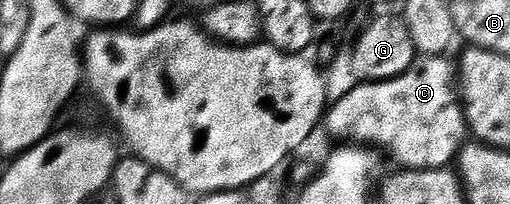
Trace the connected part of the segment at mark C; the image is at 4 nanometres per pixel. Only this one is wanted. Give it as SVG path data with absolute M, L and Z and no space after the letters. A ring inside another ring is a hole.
M423 55L399 77L388 81L356 84L325 114L325 129L339 143L362 143L395 157L403 169L446 169L458 158L460 149L469 141L467 115L463 111L461 90L457 84L457 65L447 55Z

